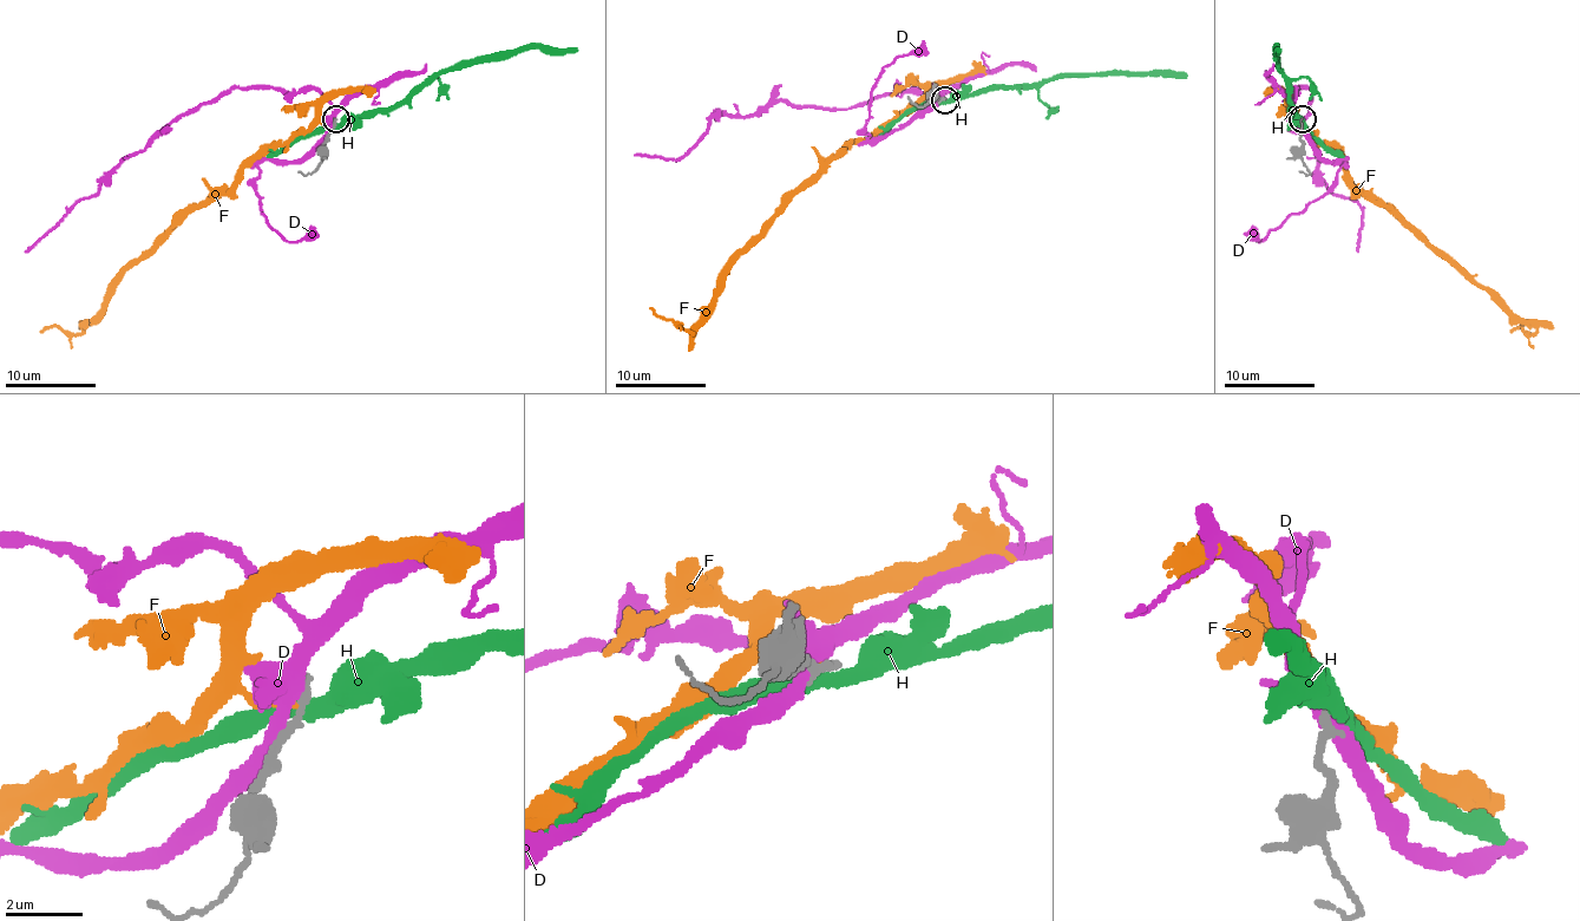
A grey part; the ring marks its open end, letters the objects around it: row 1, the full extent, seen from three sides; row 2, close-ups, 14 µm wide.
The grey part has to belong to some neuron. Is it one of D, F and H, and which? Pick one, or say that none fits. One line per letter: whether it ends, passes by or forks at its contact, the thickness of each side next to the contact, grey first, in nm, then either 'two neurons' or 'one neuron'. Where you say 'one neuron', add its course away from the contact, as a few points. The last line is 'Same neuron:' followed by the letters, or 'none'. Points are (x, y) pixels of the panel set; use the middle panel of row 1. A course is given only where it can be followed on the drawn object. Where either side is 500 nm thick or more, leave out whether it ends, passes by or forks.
D: it forks | 260/420 nm | two neurons
F: it ends | 320/140 nm | two neurons
H: it passes by | 280/400 nm | two neurons
Same neuron: none

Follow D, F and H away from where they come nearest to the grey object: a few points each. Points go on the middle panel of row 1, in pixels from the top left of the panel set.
D: (943, 97), (900, 92), (839, 108), (769, 100), (747, 117), (715, 115), (706, 135), (676, 159), (634, 155)
F: (943, 99), (920, 97), (866, 137), (851, 142), (821, 169), (731, 266), (723, 289), (693, 334), (649, 307)
H: (943, 100), (1002, 87), (1031, 87), (1059, 76), (1187, 76)

